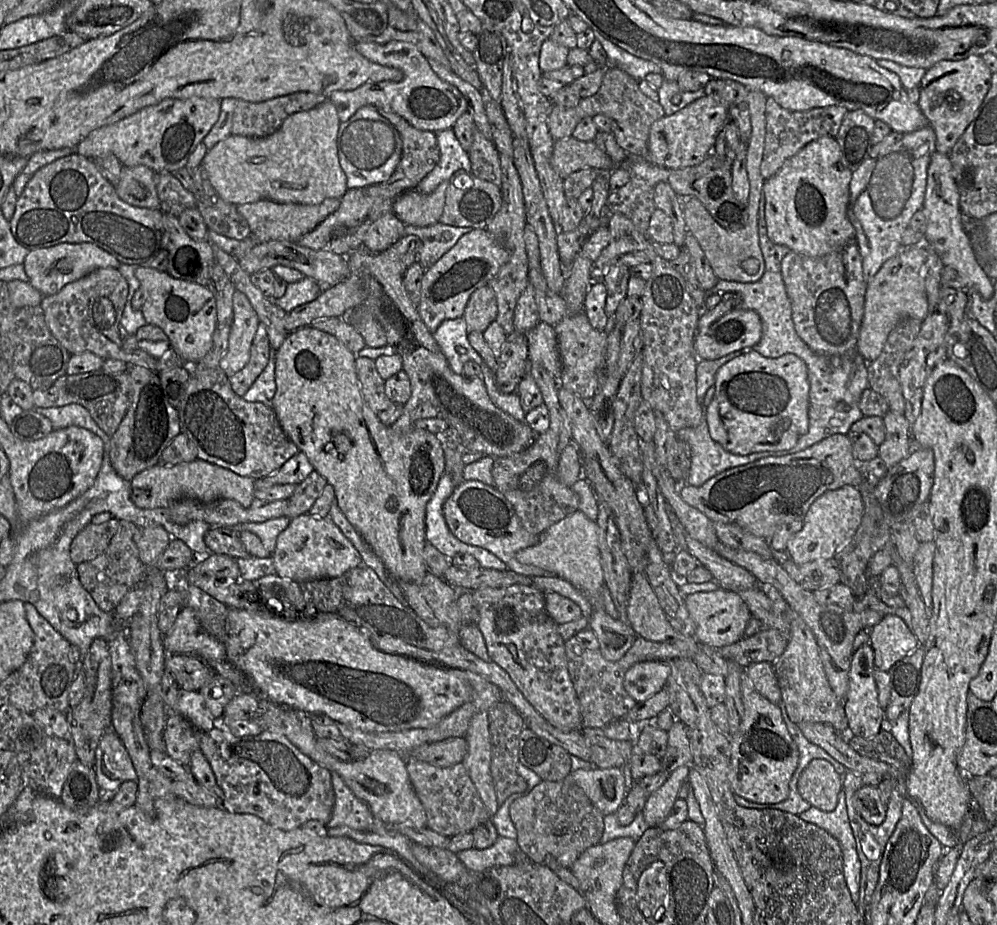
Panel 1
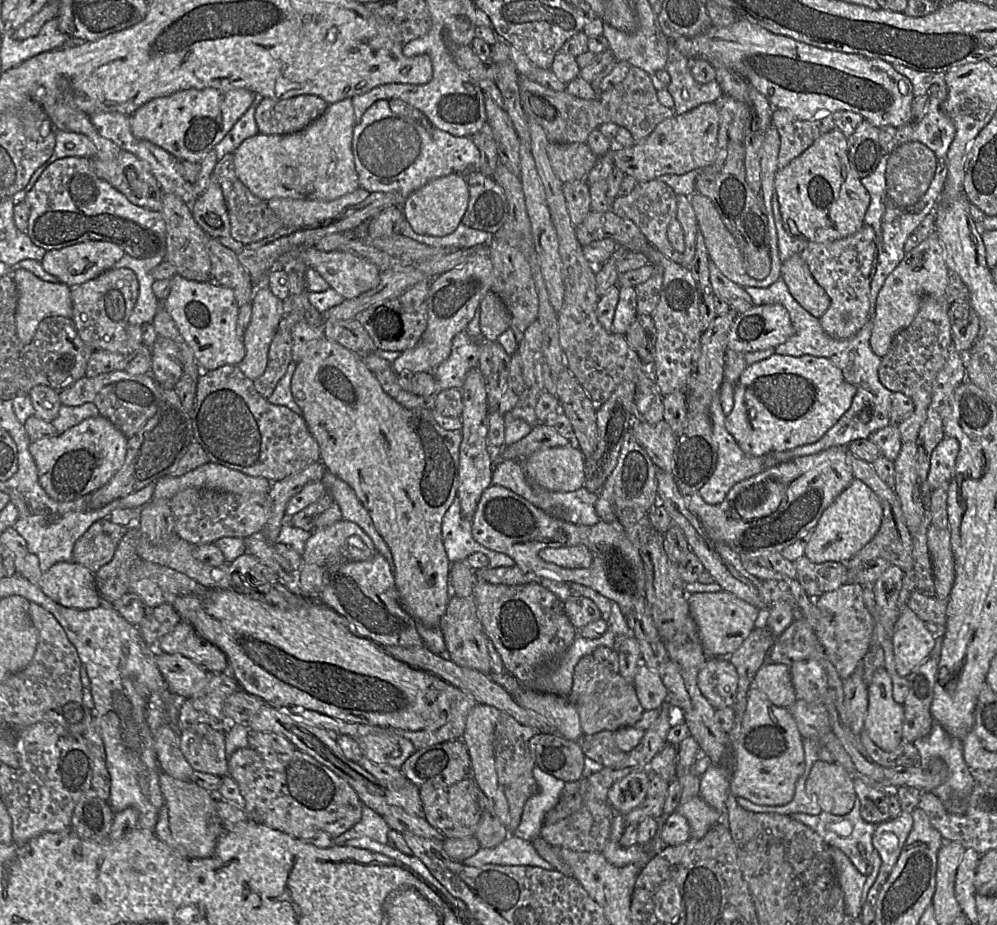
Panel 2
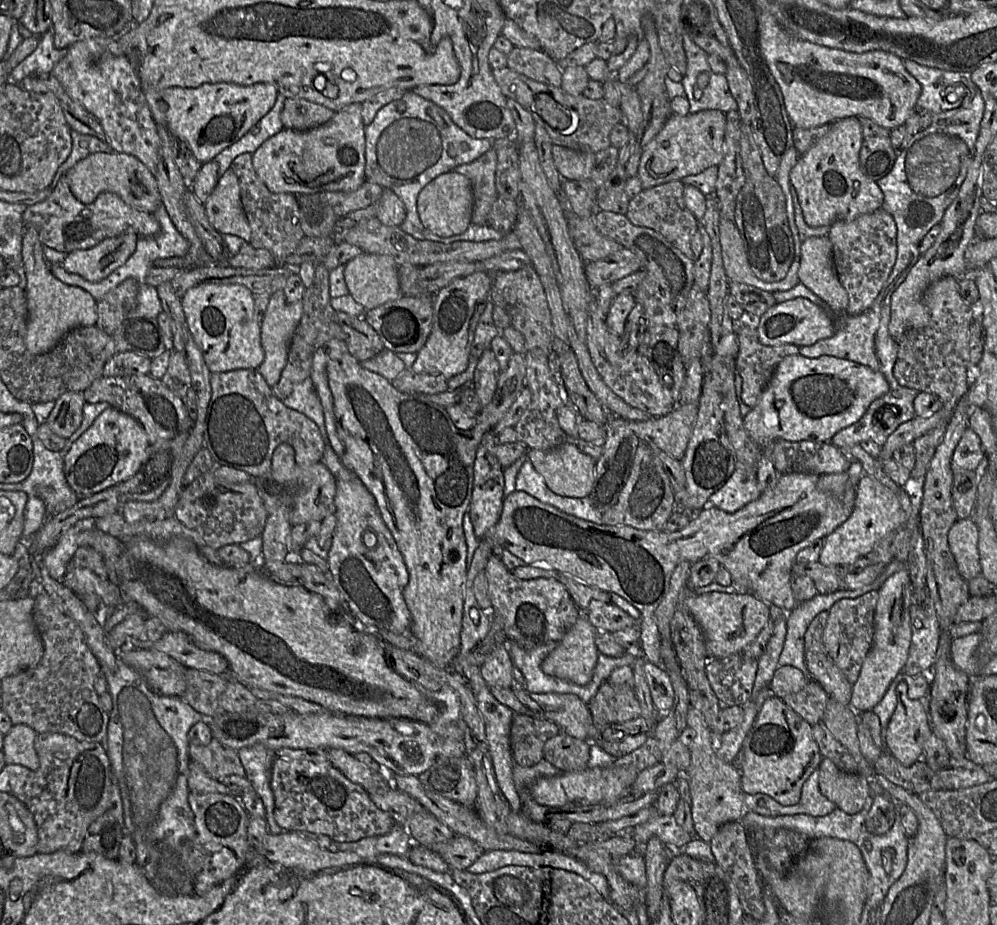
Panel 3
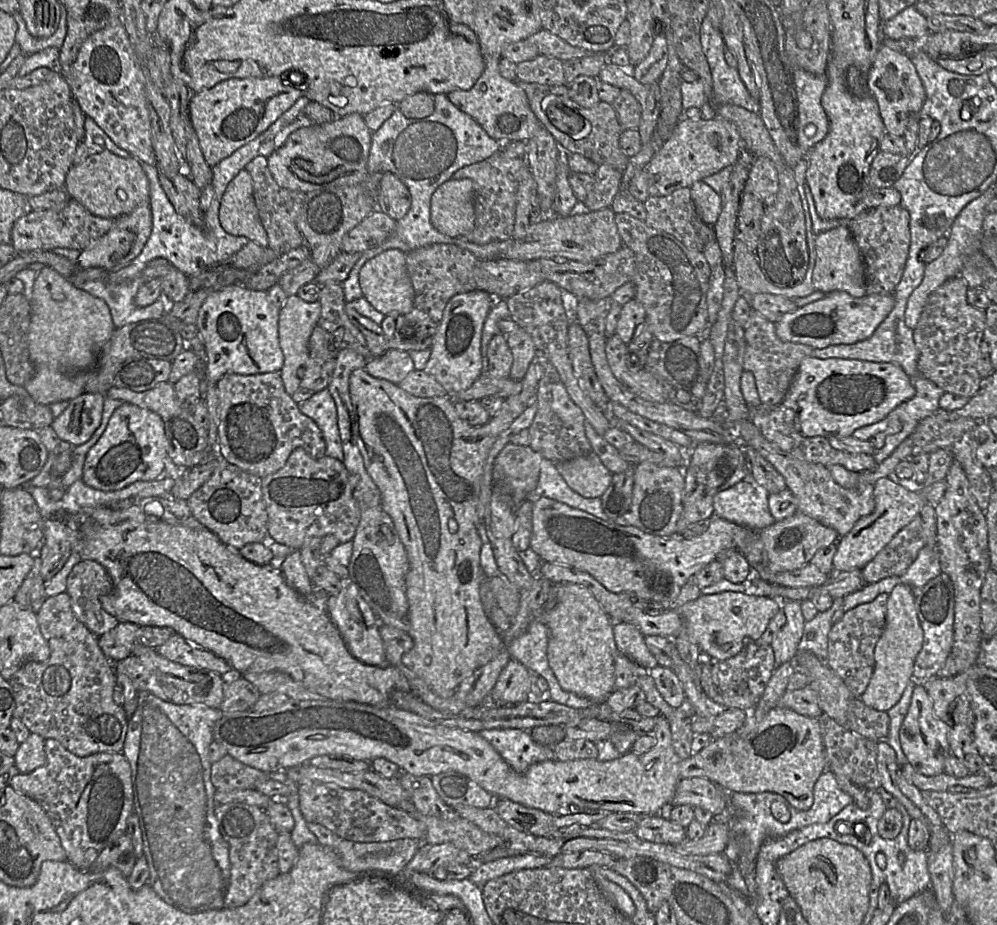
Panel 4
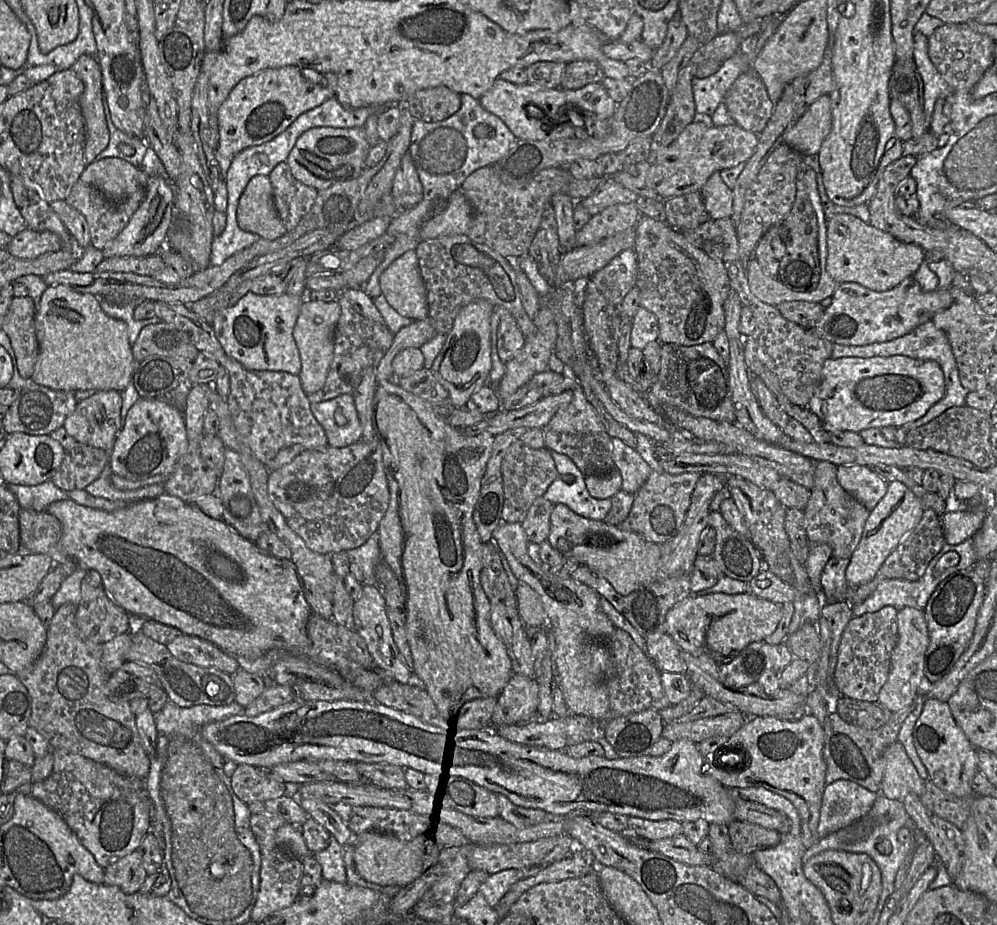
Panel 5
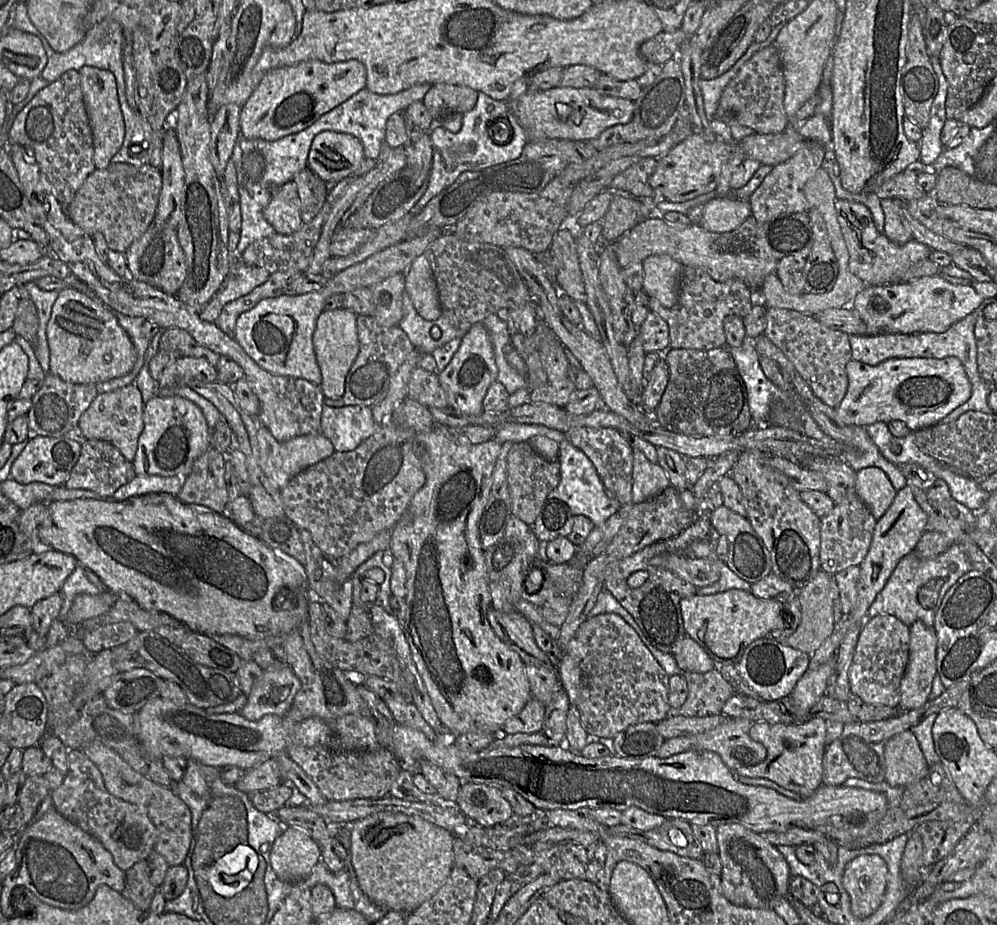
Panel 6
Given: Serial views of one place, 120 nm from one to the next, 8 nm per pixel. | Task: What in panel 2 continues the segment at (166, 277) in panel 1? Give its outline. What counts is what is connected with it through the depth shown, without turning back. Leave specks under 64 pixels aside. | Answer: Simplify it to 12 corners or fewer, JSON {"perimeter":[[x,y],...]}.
{"perimeter":[[171,278],[159,300],[204,370],[245,357],[232,289]]}

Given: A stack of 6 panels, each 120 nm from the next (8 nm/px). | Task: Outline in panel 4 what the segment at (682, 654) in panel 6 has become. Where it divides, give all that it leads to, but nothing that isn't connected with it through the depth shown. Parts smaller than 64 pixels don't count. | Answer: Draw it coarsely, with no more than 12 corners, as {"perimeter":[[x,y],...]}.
{"perimeter":[[633,624],[615,625],[618,652],[647,670],[659,666]]}

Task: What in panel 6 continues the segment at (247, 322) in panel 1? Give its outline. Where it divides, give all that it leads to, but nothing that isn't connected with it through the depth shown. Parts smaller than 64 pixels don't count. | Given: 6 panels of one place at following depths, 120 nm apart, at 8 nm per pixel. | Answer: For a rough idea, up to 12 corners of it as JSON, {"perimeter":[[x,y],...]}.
{"perimeter":[[324,310],[313,333],[320,389],[338,399],[358,353],[357,315]]}

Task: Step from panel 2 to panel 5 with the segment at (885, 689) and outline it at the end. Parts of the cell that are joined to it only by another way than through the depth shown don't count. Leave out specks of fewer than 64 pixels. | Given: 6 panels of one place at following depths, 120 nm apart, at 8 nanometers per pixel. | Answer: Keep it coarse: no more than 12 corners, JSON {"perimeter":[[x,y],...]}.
{"perimeter":[[926,699],[913,743],[928,781],[977,796],[977,748],[949,705]]}

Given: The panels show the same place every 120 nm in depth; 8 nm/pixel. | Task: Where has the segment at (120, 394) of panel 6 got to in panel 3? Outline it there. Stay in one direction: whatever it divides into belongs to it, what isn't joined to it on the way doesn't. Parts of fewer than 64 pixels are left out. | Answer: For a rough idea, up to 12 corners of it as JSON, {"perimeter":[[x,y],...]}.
{"perimeter":[[83,392],[63,393],[46,423],[70,439],[83,420]]}

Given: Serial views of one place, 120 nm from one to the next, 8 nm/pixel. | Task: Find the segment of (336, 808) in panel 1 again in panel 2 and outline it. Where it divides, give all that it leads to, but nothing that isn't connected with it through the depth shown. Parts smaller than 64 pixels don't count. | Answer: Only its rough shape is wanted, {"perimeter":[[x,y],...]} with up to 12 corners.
{"perimeter":[[363,805],[360,821],[333,838],[338,846],[368,837],[388,844],[383,816]]}

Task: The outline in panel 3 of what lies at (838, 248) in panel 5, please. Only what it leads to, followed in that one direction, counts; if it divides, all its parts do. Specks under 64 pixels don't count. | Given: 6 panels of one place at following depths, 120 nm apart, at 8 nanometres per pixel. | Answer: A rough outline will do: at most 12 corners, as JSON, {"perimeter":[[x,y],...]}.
{"perimeter":[[827,236],[803,242],[799,283],[832,315],[848,294],[839,281]]}

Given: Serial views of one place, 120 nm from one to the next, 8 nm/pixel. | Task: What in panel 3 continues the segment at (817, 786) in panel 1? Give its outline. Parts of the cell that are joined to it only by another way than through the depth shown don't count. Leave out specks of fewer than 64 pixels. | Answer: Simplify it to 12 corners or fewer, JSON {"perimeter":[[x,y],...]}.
{"perimeter":[[819,765],[820,792],[847,814],[871,795],[870,777]]}

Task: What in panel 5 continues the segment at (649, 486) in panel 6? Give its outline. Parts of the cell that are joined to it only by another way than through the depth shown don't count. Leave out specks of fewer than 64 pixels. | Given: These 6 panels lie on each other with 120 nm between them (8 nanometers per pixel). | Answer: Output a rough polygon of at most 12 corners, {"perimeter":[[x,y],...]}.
{"perimeter":[[612,439],[620,490],[635,494],[654,470],[635,449]]}

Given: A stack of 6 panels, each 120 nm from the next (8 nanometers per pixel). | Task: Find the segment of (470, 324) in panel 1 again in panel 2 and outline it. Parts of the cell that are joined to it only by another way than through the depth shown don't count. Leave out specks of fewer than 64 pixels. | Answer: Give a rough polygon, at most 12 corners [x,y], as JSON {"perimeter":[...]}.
{"perimeter":[[491,291],[481,300],[481,334],[496,342],[510,329],[510,313]]}

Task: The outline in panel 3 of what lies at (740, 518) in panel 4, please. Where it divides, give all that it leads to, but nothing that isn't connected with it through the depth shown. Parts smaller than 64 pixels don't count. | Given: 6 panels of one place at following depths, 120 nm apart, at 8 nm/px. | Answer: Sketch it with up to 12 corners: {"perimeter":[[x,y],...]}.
{"perimeter":[[736,460],[708,505],[734,513],[759,498],[755,470]]}

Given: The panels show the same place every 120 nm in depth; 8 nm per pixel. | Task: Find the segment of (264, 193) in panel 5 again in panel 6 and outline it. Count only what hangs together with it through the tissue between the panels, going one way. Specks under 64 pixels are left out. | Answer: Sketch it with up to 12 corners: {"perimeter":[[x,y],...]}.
{"perimeter":[[298,187],[273,189],[264,216],[276,233],[304,224]]}

